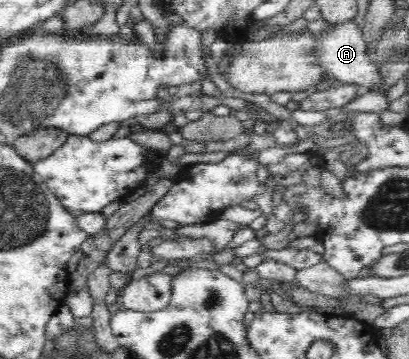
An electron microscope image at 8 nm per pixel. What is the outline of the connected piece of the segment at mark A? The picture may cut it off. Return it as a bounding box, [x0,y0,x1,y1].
[317,20,393,95]

